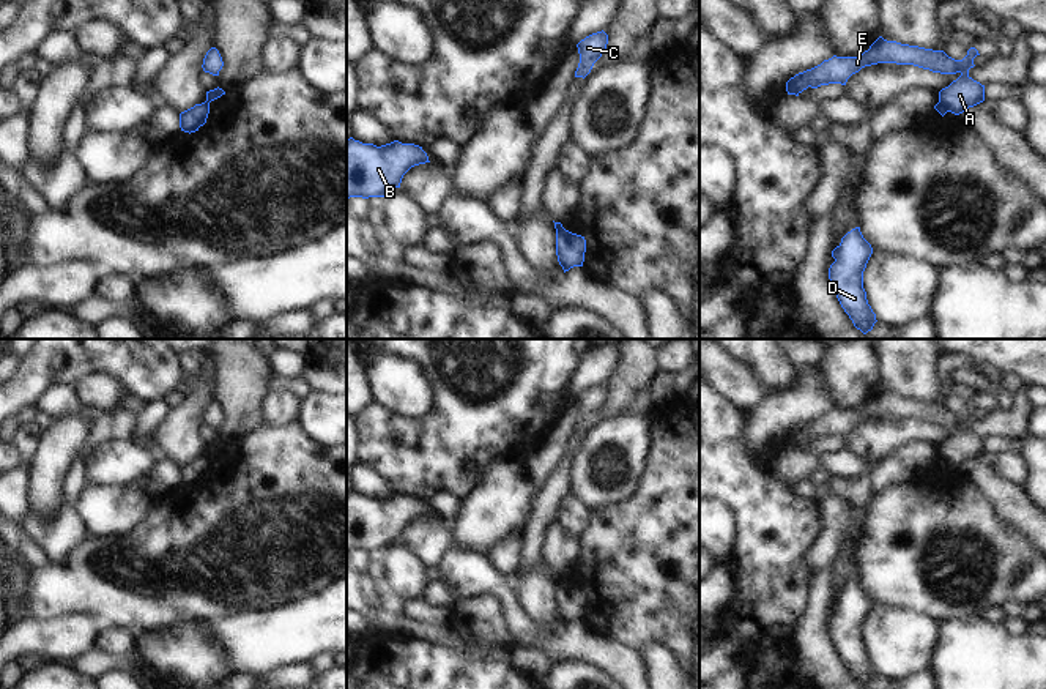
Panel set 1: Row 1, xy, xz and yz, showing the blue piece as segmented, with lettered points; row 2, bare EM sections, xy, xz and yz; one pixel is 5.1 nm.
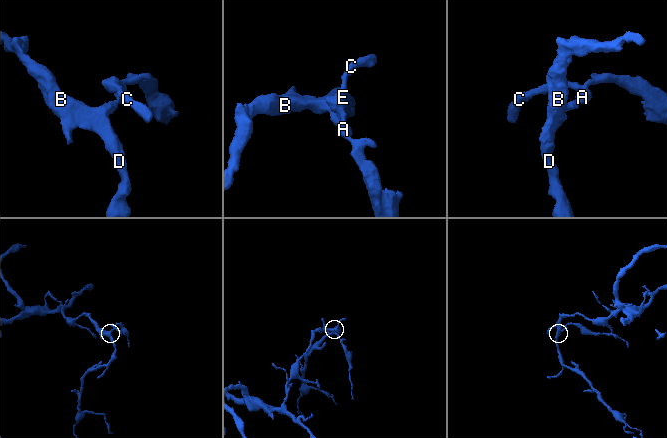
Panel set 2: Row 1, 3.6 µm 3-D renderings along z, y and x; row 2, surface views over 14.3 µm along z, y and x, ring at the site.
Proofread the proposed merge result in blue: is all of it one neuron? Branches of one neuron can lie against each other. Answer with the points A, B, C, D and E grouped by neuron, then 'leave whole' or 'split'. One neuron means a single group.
groups A C E / B D; split

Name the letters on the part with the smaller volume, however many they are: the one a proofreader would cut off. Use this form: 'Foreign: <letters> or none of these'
Foreign: A, C, E

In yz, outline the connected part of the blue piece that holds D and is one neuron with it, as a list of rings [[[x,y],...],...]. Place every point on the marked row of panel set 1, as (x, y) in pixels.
[[[855,227],[832,251],[835,262],[829,268],[829,279],[841,307],[863,334],[877,322],[863,289],[863,271],[871,254],[871,244],[863,238],[860,227]]]

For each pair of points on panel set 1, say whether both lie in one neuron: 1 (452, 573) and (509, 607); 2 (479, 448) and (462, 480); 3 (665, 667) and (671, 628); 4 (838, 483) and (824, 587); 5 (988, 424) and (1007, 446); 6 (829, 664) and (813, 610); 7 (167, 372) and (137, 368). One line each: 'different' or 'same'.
1: same
2: same
3: different
4: different
5: different
6: same
7: same

